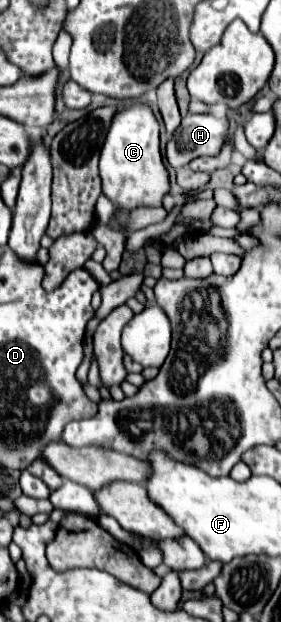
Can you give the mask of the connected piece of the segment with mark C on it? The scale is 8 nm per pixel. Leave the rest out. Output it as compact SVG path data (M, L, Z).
M135 102L117 110L101 148L99 174L103 180L103 194L119 208L161 206L161 198L169 192L169 174L159 150L159 122L149 104Z

